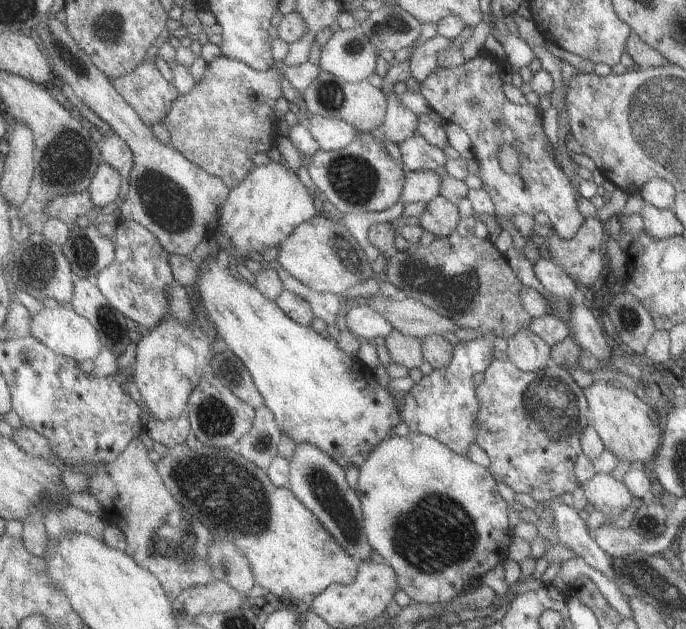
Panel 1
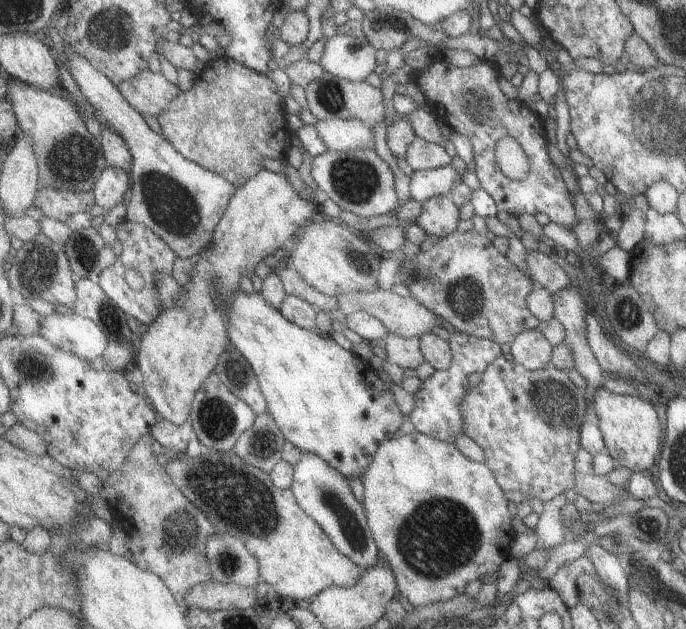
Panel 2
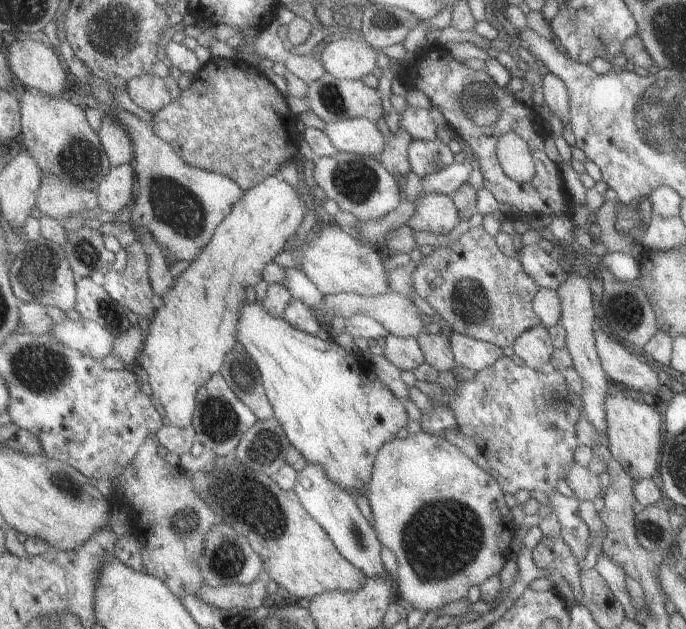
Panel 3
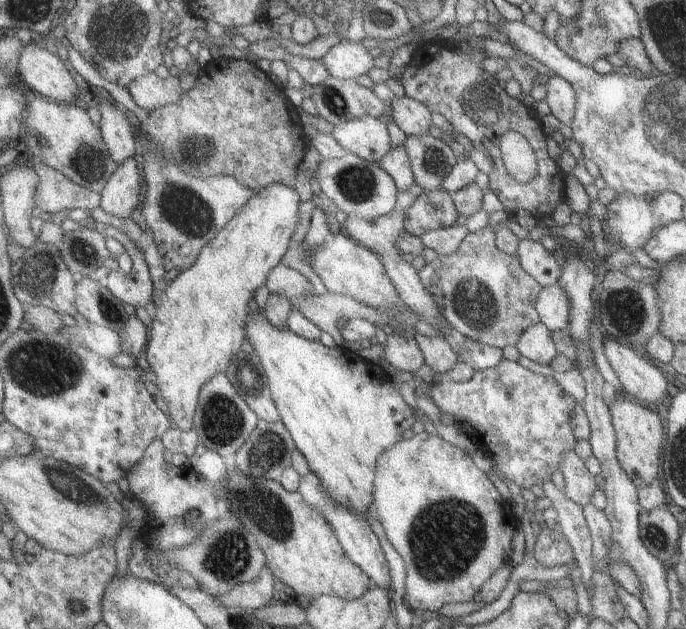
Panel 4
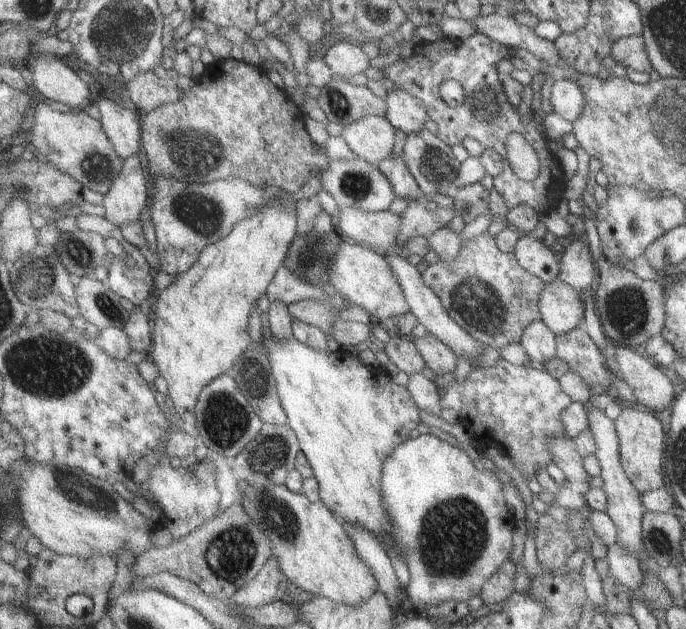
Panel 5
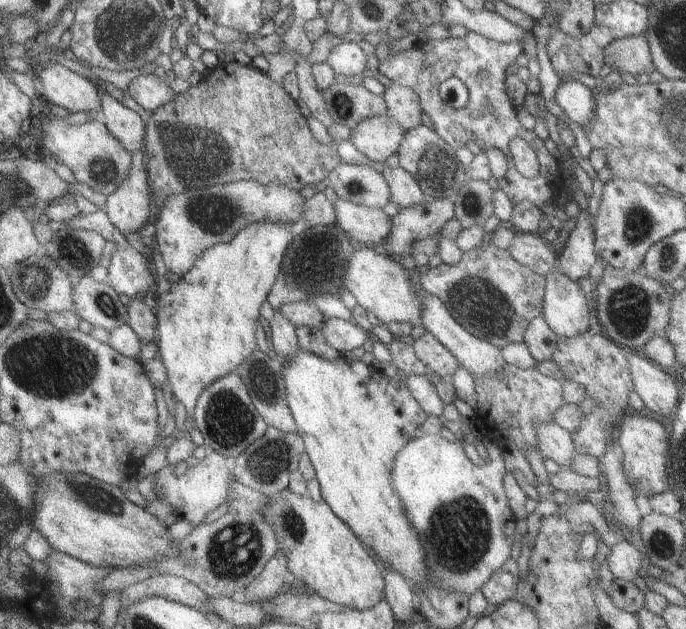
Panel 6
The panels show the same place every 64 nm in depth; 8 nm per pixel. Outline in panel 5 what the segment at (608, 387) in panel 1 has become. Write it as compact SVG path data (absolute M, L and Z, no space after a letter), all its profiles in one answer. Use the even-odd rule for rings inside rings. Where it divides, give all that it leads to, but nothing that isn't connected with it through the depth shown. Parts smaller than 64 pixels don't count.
M625 402L620 405L620 412L612 422L618 440L619 462L625 476L639 494L665 486L662 460L666 433L663 432L661 422L656 415L639 410L636 405Z

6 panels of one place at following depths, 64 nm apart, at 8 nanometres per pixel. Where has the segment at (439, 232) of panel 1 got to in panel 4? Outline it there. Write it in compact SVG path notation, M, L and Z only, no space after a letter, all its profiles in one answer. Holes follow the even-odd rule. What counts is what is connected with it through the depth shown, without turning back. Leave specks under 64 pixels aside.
M439 188L432 191L422 190L407 209L404 229L409 234L419 236L423 232L451 227L457 215L458 211L447 191Z

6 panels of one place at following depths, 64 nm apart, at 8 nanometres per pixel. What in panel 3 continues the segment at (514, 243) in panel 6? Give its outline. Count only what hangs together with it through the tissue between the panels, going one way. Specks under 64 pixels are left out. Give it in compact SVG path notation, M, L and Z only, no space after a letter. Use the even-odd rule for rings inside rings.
M538 244L521 246L517 256L523 272L537 284L554 290L563 282L564 272L557 263L557 254L547 254Z

